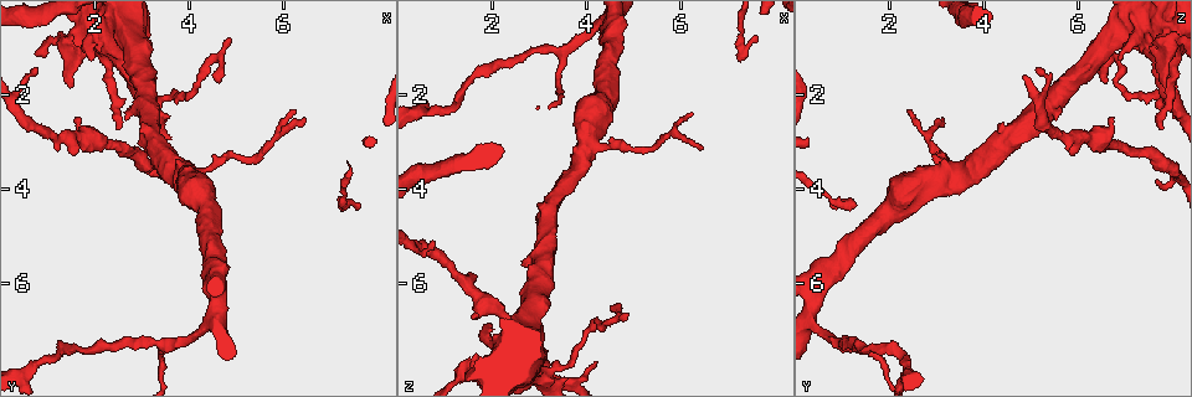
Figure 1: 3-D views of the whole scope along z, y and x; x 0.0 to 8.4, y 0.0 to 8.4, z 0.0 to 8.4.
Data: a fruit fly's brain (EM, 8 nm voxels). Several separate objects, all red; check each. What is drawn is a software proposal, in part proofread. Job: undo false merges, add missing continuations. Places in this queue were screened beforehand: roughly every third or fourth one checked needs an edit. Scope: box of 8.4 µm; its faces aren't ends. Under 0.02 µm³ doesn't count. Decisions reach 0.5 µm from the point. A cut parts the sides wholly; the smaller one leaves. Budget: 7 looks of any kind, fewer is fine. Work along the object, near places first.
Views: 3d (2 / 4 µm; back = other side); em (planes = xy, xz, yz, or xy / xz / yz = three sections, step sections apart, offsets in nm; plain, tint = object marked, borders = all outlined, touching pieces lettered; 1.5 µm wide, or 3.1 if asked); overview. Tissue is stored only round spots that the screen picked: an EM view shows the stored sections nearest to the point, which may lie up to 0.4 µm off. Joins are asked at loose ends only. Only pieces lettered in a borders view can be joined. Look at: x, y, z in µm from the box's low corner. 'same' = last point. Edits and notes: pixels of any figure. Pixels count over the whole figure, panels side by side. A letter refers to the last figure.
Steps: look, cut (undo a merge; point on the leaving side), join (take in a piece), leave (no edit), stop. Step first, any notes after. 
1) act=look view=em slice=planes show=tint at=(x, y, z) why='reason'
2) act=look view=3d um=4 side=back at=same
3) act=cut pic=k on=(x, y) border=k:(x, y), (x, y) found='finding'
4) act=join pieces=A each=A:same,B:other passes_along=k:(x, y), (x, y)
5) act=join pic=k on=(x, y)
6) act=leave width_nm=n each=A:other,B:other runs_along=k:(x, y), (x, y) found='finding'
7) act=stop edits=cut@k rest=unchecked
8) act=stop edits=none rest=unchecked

act=look view=em slice=planes show=borders at=(3.50, 7.25, 1.00) why='calibre changes'

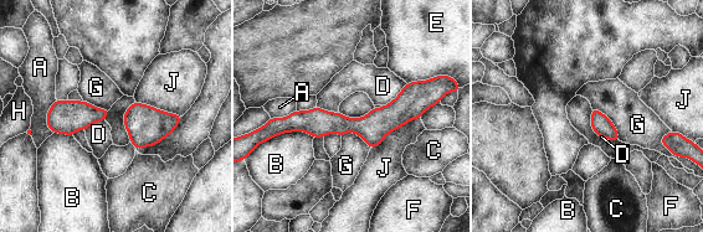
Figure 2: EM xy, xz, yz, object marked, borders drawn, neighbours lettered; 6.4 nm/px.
act=leave width_nm=130 each=A:other,B:other,C:other,D:other,E:other,F:other,G:other,H:other,J:other found='all the same neuron'

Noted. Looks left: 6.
act=look view=3d um=2 at=(0.85, 1.45, 5.10) why='an open end'

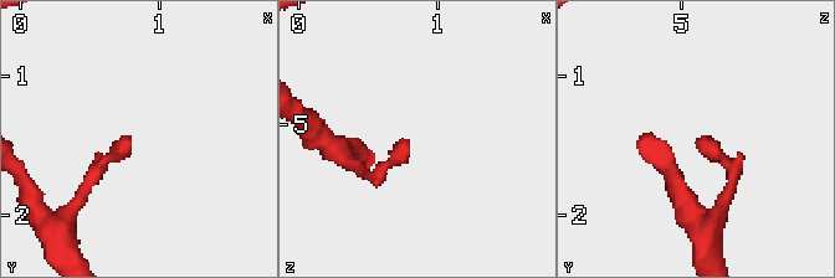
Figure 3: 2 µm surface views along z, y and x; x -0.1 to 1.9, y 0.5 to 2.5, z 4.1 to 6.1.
act=look view=em slice=planes show=borders at=(0.80, 1.46, 5.12) why='need the tissue'

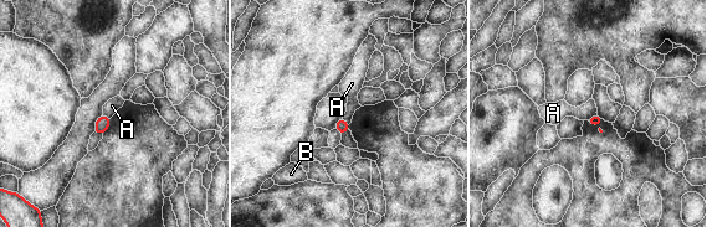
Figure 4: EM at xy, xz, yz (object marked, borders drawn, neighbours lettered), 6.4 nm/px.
act=leave each=A:other,B:other border=4:(597, 113), (585, 119) found='no lettered piece goes on from it'

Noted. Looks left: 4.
act=look view=3d um=2 at=(2.45, 2.65, 7.80) why='tapers out'

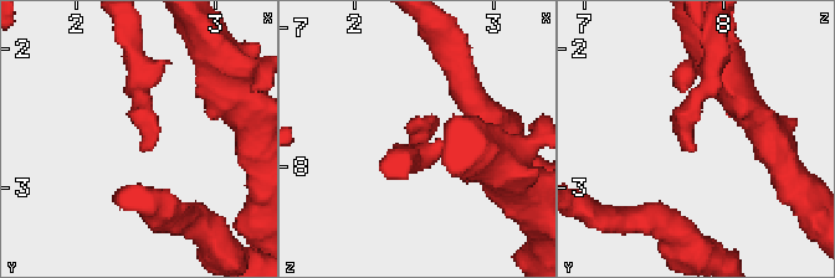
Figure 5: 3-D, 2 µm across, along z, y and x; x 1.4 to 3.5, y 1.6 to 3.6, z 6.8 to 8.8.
act=look view=em slice=yz step=8 show=tint at=(2.48, 2.70, 7.82) why='shape alone is not enough'

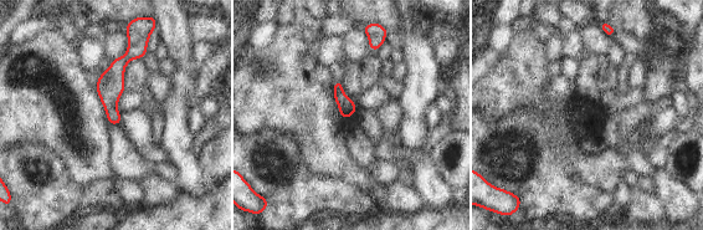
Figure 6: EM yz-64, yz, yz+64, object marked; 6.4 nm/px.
act=look view=em slice=planes show=borders at=same

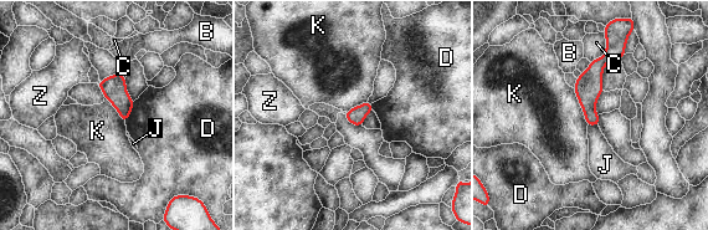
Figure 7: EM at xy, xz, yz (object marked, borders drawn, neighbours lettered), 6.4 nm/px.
act=leave each=B:other,C:other,D:other,J:other,K:other,Z:other runs_along=7:(621, 47), (589, 82), (590, 122) found='none of them fits'

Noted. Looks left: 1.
act=stop edits=none rest=unchecked

